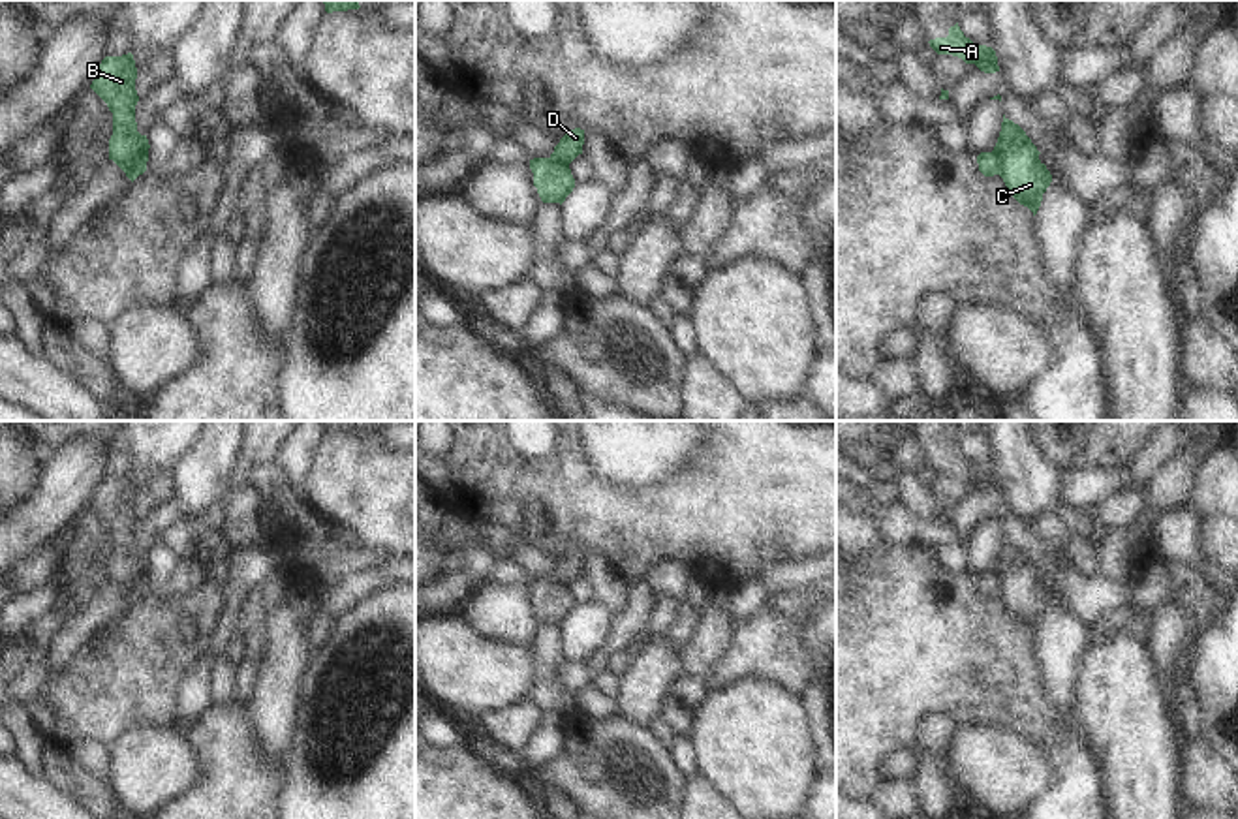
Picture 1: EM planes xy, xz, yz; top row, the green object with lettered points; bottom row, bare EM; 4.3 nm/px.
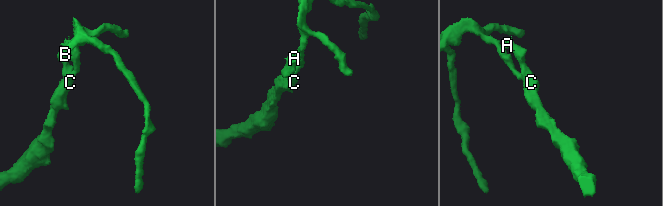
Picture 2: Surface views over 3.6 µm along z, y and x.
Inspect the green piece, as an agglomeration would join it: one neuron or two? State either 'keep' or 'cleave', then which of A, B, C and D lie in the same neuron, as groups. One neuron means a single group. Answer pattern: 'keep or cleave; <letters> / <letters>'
cleave; A B C / D

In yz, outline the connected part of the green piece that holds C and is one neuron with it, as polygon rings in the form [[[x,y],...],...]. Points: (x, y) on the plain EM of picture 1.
[[[1005,535],[994,573],[1001,577],[998,595],[1003,599],[1011,616],[1035,637],[1041,627],[1043,614],[1052,603],[1050,592],[1039,580],[1041,573],[1026,552]]]

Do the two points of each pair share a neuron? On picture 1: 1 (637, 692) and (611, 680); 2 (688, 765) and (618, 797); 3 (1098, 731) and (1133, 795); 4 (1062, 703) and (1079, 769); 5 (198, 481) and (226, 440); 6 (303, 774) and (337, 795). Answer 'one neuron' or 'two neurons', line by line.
1: two neurons
2: two neurons
3: one neuron
4: one neuron
5: one neuron
6: one neuron

